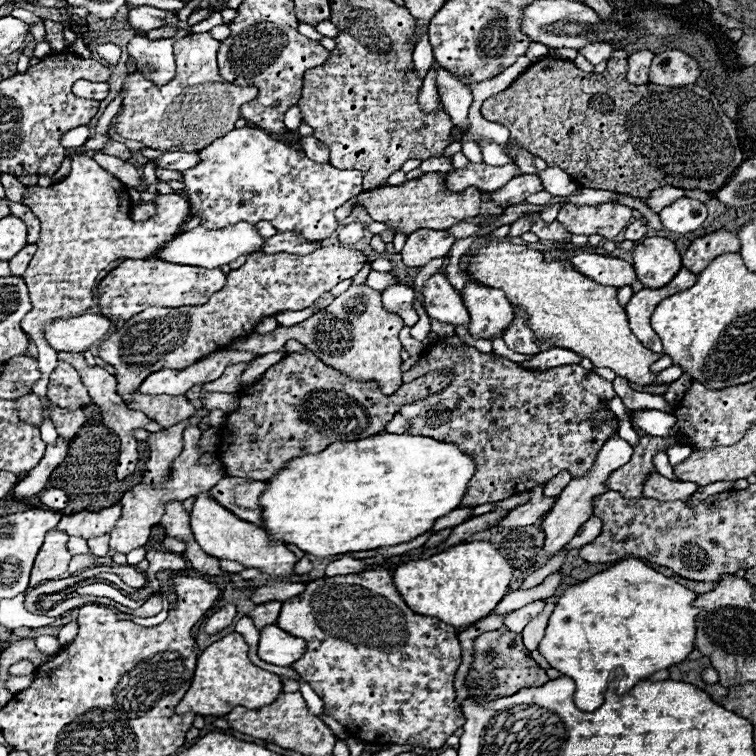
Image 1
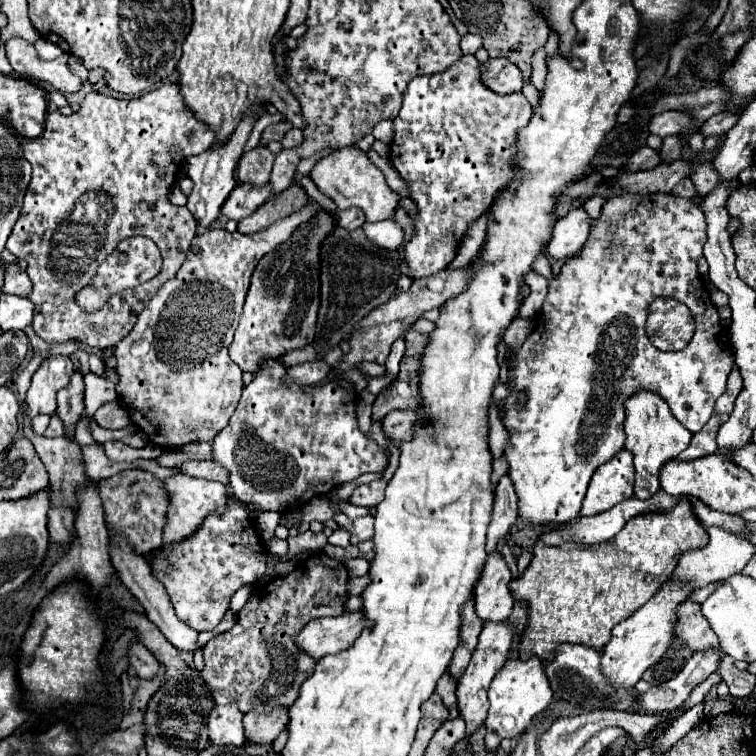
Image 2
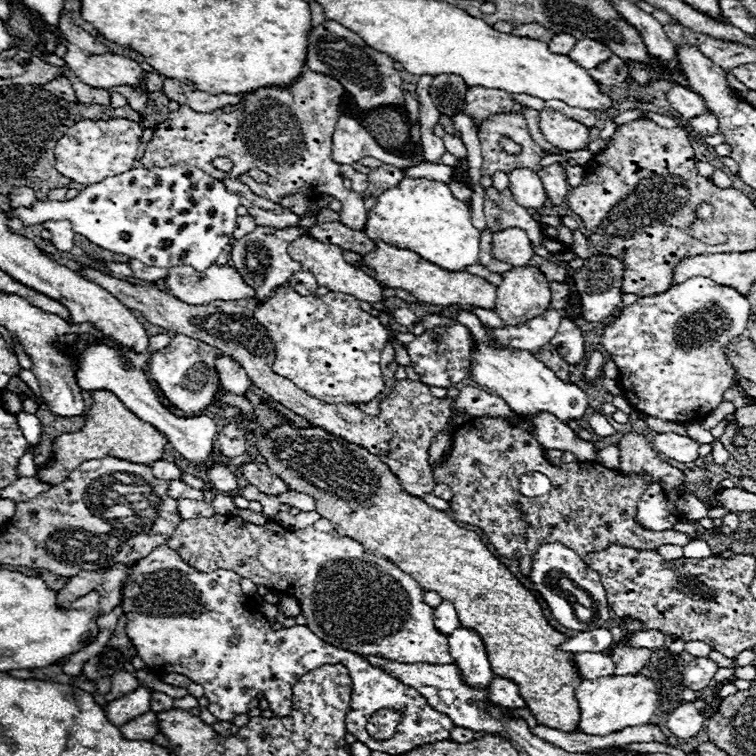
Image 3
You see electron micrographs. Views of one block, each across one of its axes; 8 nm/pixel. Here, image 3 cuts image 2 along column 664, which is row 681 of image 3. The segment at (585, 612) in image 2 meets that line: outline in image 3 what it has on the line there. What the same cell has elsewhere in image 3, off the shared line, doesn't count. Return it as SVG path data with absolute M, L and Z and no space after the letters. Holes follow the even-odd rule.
M274 426L272 430L264 432L260 440L256 440L256 448L266 458L266 464L270 464L270 470L278 472L278 476L282 476L286 484L290 484L290 490L314 496L316 512L328 518L338 534L350 536L364 544L364 548L374 552L376 556L392 560L398 568L410 574L418 582L418 586L438 592L444 600L450 600L456 606L460 624L472 628L482 636L482 642L490 656L492 672L496 676L506 676L506 680L514 680L514 684L518 684L518 692L522 692L526 706L540 724L550 728L562 728L564 732L574 732L574 728L578 728L580 708L574 690L578 688L582 678L572 664L572 654L558 650L558 646L568 640L568 636L556 632L546 622L534 594L524 588L504 564L500 564L500 560L484 546L476 532L460 528L446 512L436 510L428 506L422 498L404 492L400 480L390 472L390 468L366 448L336 438L320 426Z

